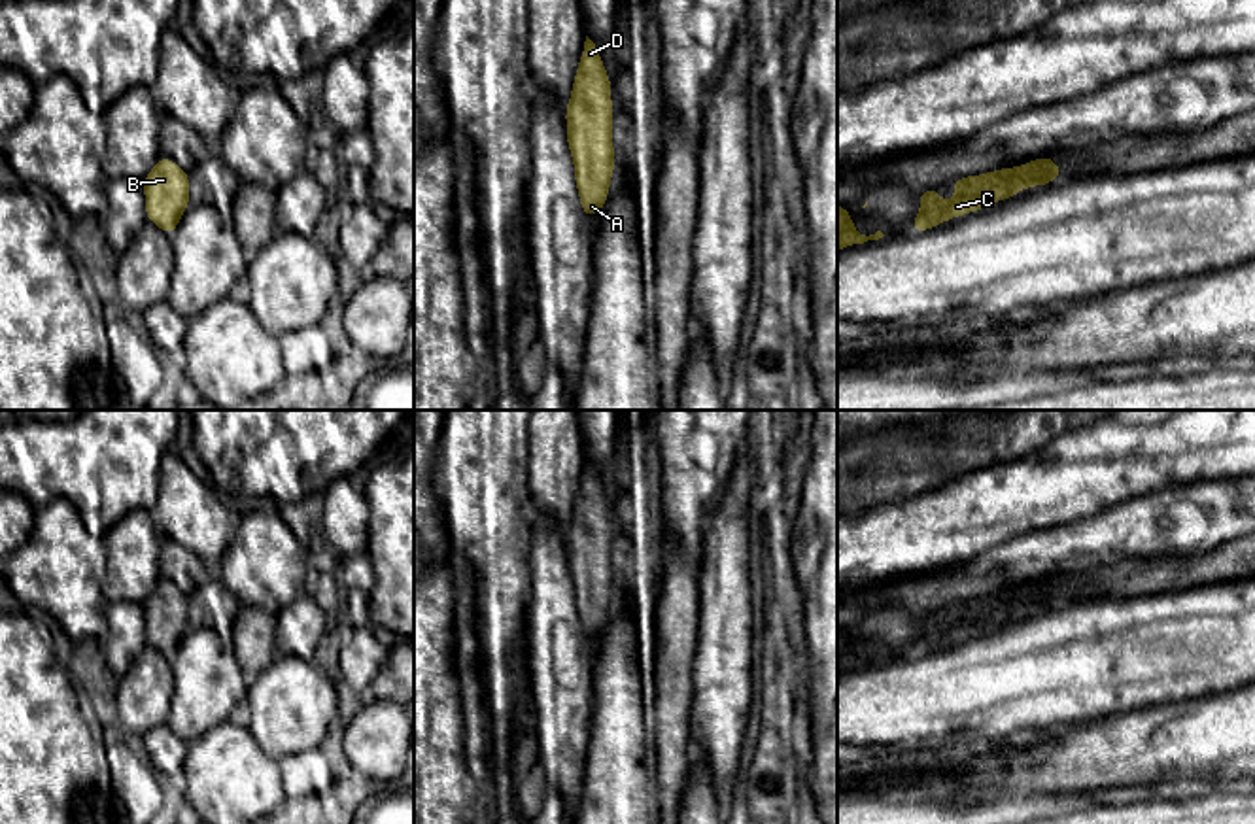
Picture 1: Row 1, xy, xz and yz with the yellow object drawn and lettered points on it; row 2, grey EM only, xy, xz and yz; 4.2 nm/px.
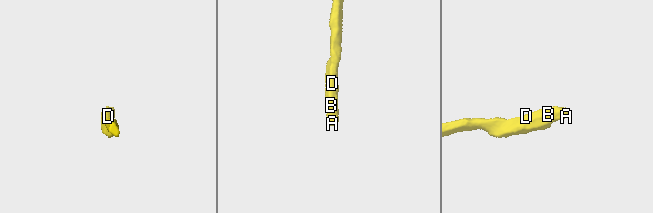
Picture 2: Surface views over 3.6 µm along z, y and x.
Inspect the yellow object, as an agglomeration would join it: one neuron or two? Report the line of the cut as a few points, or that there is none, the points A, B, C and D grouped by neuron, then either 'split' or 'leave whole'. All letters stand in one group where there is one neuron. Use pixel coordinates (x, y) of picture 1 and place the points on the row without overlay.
no cut | A B C D | leave whole

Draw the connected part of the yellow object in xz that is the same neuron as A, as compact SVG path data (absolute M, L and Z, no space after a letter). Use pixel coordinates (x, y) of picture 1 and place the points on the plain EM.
M586 459L573 516L565 533L567 567L575 586L582 637L597 641L616 592L612 573L610 501L595 467Z

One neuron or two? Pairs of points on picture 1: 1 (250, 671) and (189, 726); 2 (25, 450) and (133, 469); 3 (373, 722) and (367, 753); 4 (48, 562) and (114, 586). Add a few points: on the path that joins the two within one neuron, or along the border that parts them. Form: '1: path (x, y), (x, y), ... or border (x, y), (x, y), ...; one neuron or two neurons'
1: border (231, 645), (242, 679), (248, 685); two neurons
2: path (51, 460), (106, 462); one neuron
3: path (373, 730), (373, 745); one neuron
4: border (101, 539), (104, 549), (103, 596), (108, 603); two neurons

